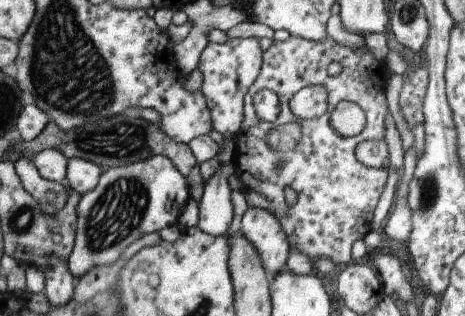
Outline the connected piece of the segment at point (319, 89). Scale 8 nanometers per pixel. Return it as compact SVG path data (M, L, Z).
M318 84L298 89L294 100L290 102L290 109L300 119L312 119L322 116L328 107L328 91Z

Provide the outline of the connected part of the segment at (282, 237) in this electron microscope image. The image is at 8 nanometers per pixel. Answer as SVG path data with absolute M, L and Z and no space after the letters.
M248 207L241 228L242 233L258 248L272 279L288 270L290 236L284 230L284 224L272 214L272 211Z

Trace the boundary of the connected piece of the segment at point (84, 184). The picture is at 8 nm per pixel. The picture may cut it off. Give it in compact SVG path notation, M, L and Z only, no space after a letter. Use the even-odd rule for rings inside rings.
M69 159L68 182L82 195L96 190L103 178L104 168L95 162L82 159Z

